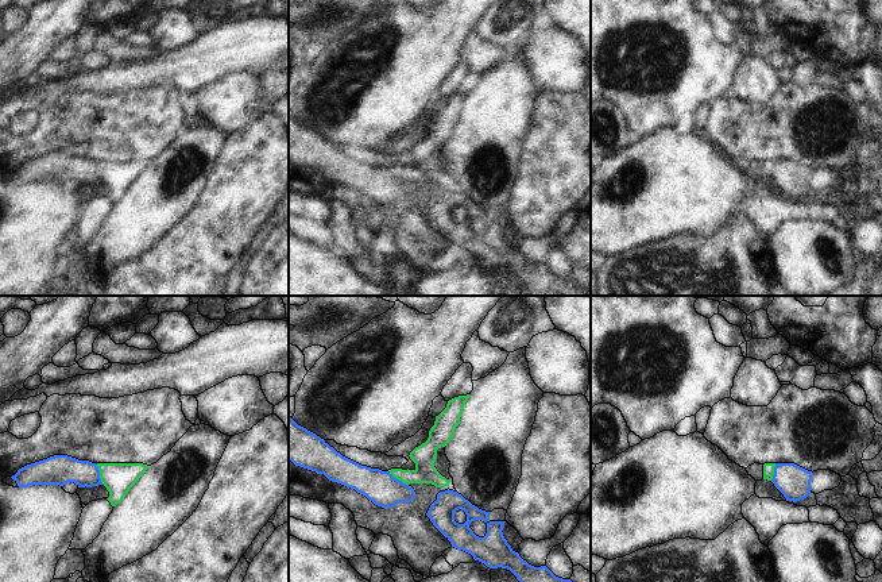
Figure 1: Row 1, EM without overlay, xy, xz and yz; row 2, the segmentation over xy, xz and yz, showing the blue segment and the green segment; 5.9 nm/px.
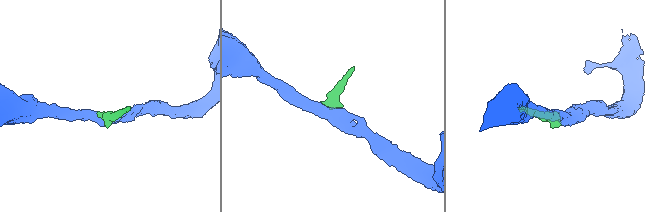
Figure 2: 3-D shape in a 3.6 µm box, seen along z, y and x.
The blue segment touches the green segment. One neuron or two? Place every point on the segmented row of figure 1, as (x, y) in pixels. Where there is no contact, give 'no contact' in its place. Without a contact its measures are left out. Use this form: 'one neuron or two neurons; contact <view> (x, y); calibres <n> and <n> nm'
one neuron; contact xy (99, 474); calibres 180 and 180 nm

